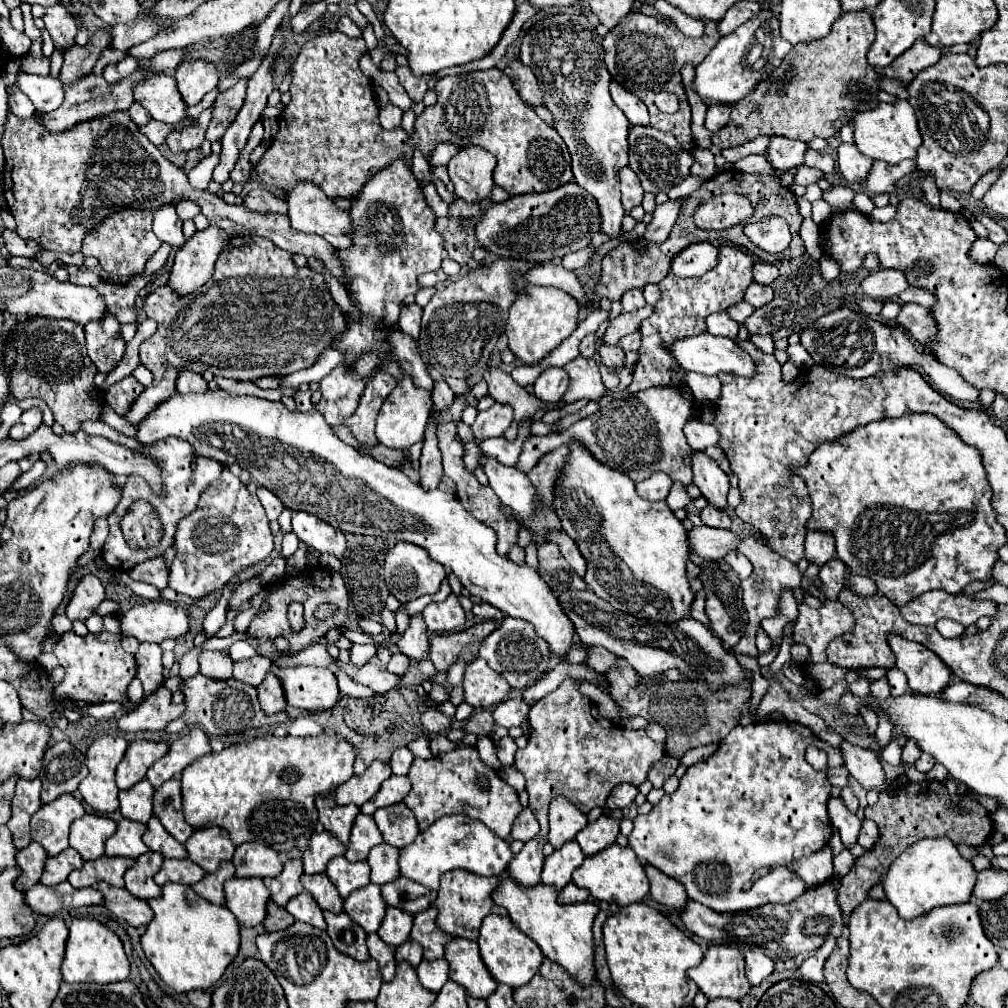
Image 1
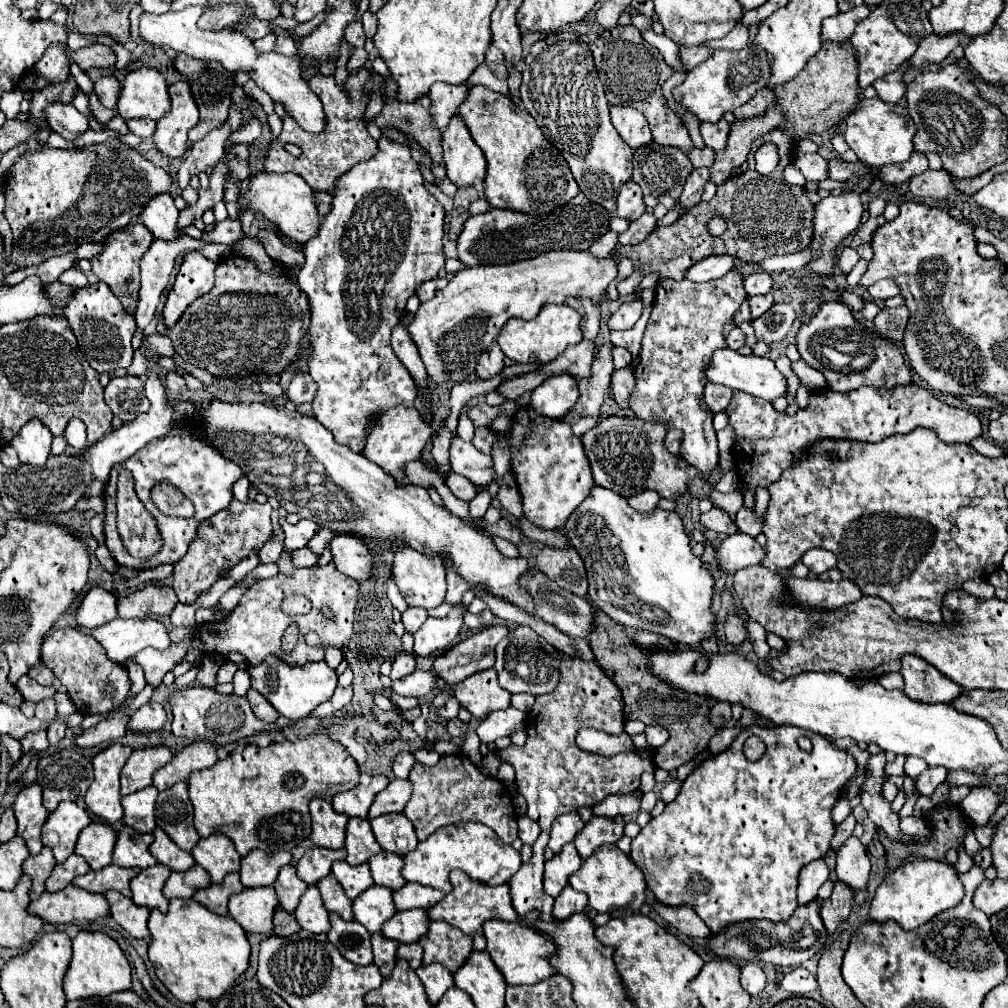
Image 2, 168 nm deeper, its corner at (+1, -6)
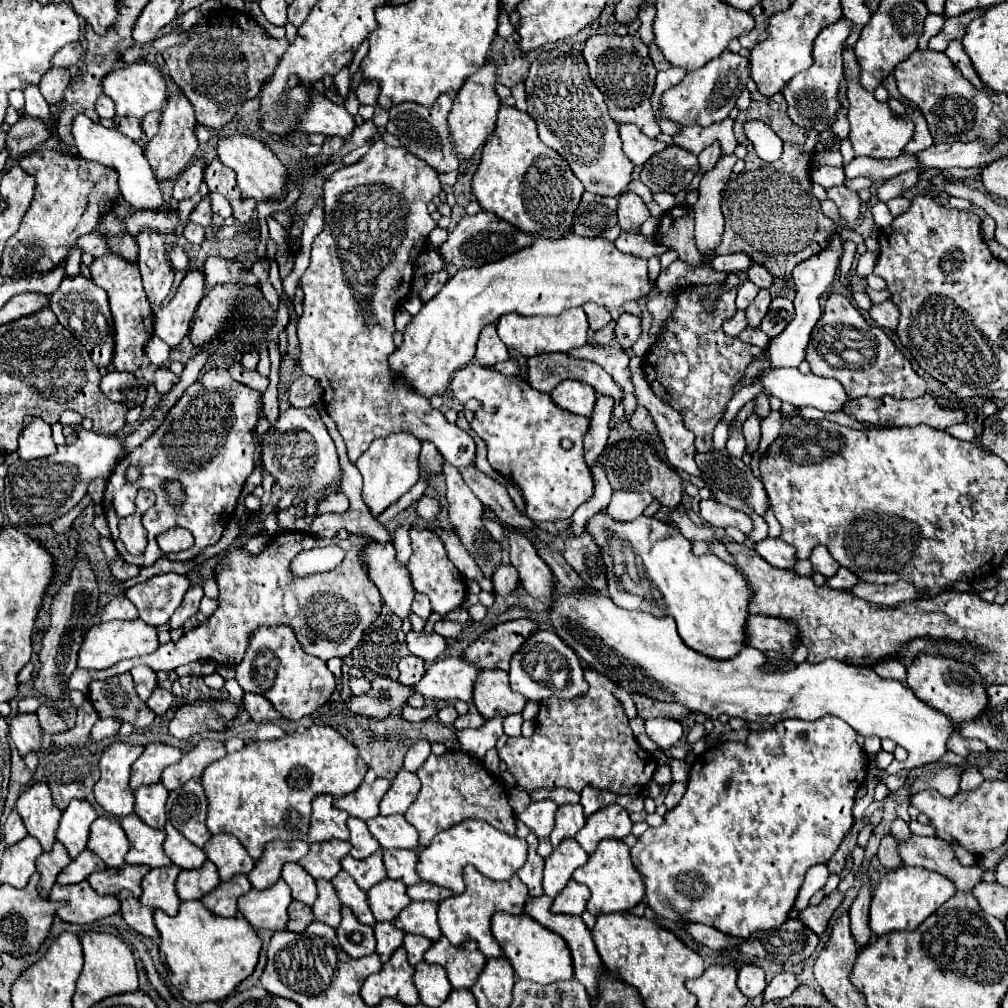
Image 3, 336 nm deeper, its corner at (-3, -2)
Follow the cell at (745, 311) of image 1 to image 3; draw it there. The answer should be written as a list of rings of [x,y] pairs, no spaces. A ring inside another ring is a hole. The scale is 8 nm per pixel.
[[[746,280],[740,288],[738,288],[738,296],[736,296],[736,308],[740,308],[740,310],[746,310],[748,306],[750,306],[750,302],[756,298],[756,294],[758,294],[758,286],[756,284],[752,284],[750,280]]]

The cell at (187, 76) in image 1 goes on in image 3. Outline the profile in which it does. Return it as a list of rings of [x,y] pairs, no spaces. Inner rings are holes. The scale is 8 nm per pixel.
[[[182,92],[172,94],[164,108],[160,132],[154,138],[150,138],[144,146],[144,156],[148,158],[158,182],[178,176],[190,164],[190,160],[198,148],[198,140],[194,136],[194,124],[196,124],[196,118],[194,118],[192,104],[186,100],[186,96]]]

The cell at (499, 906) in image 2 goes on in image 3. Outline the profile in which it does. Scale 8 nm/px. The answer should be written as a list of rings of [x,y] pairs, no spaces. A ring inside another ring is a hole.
[[[466,866],[464,882],[466,882],[466,892],[464,894],[458,894],[458,896],[452,896],[452,898],[440,902],[438,920],[440,920],[442,934],[454,946],[458,946],[466,940],[476,940],[478,948],[486,954],[486,958],[500,958],[502,948],[498,946],[496,938],[492,936],[490,920],[496,912],[522,914],[524,906],[528,902],[528,888],[526,888],[526,884],[522,884],[522,880],[518,876],[512,876],[510,880],[504,880],[504,882],[494,882],[494,880],[482,876],[474,866]]]

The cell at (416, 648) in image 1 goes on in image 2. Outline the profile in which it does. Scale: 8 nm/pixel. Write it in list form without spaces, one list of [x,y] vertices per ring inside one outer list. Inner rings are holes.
[[[408,608],[402,614],[402,624],[404,624],[406,632],[414,636],[414,632],[418,632],[418,628],[422,628],[426,618],[428,618],[428,612],[424,608]]]

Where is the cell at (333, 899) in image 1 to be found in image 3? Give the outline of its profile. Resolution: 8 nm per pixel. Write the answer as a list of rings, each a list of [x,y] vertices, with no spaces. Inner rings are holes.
[[[340,870],[336,874],[332,884],[334,884],[342,904],[348,906],[362,924],[368,924],[368,926],[376,924],[376,920],[374,920],[374,916],[370,912],[370,906],[368,906],[368,892],[358,888],[358,884],[344,870]]]

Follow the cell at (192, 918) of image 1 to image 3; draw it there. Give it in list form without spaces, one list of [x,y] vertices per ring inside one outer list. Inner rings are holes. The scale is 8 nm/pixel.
[[[192,900],[182,902],[176,916],[156,910],[154,922],[160,932],[160,954],[170,970],[170,982],[194,1004],[226,1000],[258,964],[262,942],[256,930],[250,928],[242,916],[214,916],[214,912],[210,912],[202,902]]]

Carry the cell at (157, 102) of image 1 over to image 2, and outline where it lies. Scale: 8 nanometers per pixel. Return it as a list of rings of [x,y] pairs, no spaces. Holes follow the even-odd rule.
[[[136,68],[122,80],[122,92],[118,98],[118,114],[128,118],[152,118],[160,120],[170,112],[168,84],[164,76],[154,68]]]

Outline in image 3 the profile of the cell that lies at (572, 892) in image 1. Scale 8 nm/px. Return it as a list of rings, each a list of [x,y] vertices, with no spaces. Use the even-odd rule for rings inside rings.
[[[570,880],[570,884],[566,884],[564,892],[560,892],[550,906],[550,912],[554,914],[574,914],[580,916],[586,910],[586,902],[590,898],[590,892],[586,886],[580,886],[578,882]]]

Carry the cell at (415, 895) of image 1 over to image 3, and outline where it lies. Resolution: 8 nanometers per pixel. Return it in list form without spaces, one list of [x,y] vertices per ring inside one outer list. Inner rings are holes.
[[[420,882],[420,884],[414,884],[414,886],[408,888],[408,896],[412,900],[434,900],[434,902],[440,902],[440,900],[446,900],[446,898],[454,896],[454,892],[446,890],[442,886],[430,884],[430,882]]]

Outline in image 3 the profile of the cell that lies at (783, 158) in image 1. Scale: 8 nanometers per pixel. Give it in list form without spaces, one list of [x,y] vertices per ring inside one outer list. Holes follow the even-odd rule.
[[[816,166],[816,168],[812,168],[810,178],[812,178],[812,182],[820,184],[824,190],[830,190],[834,186],[842,186],[846,180],[844,170],[834,168],[834,166]]]

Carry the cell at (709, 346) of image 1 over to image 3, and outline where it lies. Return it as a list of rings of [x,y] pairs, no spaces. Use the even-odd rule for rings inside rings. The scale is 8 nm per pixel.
[[[776,368],[776,370],[764,370],[760,376],[754,378],[754,382],[762,382],[764,390],[768,390],[772,396],[780,398],[782,402],[788,402],[796,408],[812,406],[822,412],[840,412],[844,404],[848,402],[848,396],[842,388],[842,384],[834,378],[820,378],[816,374],[802,374],[798,368]]]

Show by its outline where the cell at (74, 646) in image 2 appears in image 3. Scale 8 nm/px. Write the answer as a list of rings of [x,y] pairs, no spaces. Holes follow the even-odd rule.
[[[120,674],[104,682],[94,680],[88,700],[94,704],[100,718],[118,718],[136,728],[146,728],[154,720],[154,712],[150,712],[146,702],[138,700],[130,674]]]

